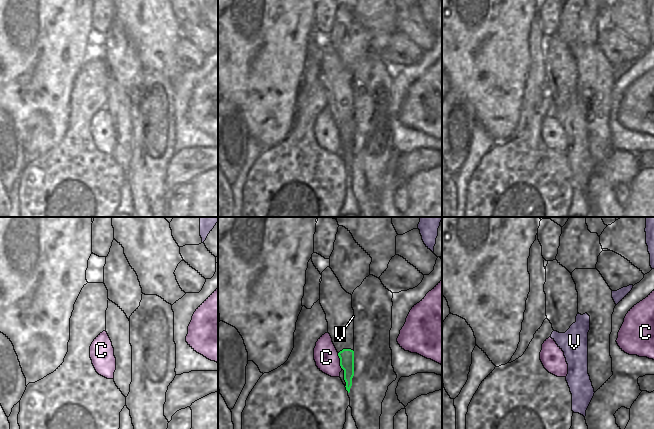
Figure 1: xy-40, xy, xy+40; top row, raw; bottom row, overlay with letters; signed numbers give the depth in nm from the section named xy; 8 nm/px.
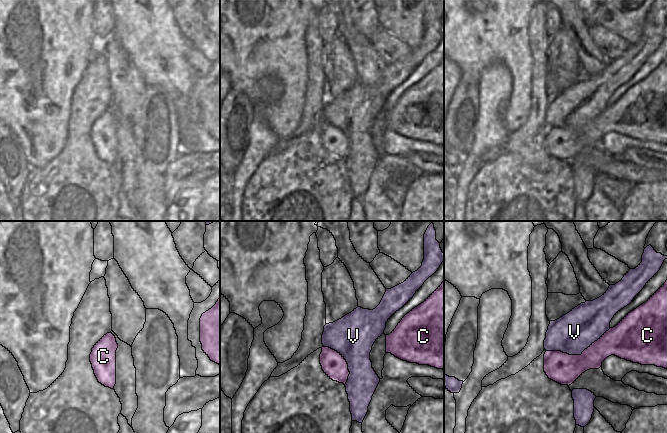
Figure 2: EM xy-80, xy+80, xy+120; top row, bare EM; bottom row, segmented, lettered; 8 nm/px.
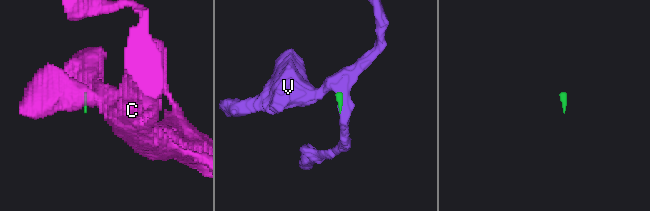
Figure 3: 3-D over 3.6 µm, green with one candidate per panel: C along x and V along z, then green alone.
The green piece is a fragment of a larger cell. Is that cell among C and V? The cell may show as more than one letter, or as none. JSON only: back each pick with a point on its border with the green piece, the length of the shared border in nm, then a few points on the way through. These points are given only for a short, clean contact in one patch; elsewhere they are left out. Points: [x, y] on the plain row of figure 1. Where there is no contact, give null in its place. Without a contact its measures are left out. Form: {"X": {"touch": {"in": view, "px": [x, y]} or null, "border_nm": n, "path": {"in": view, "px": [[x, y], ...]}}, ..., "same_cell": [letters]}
{"V": {"touch": null}, "same_cell": ["V"]}

